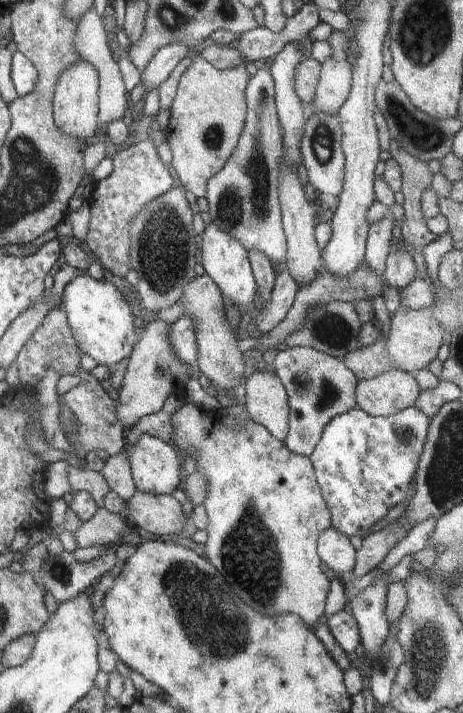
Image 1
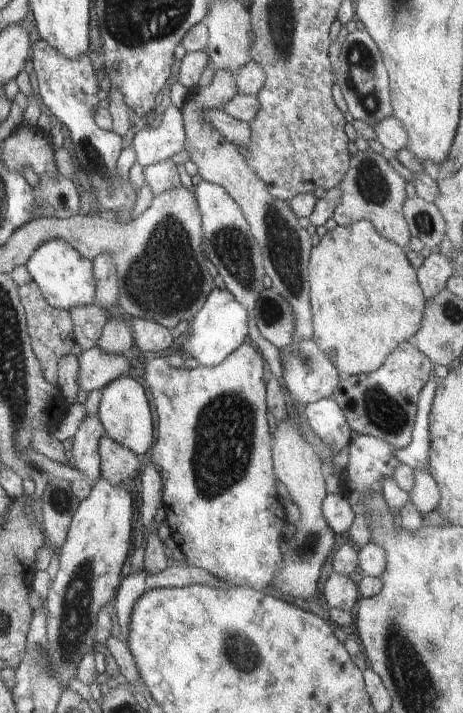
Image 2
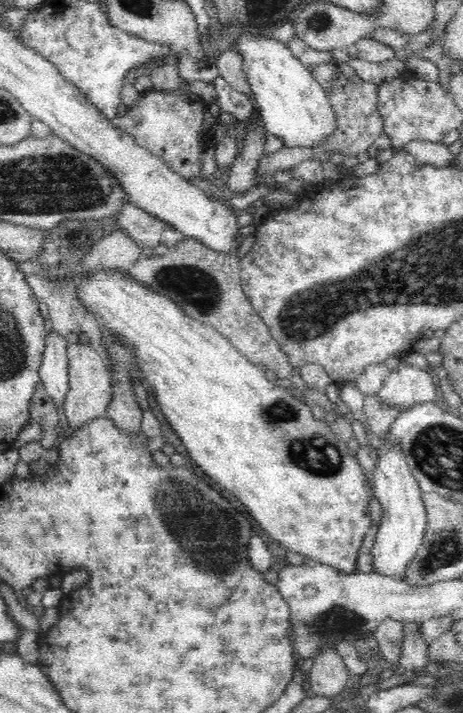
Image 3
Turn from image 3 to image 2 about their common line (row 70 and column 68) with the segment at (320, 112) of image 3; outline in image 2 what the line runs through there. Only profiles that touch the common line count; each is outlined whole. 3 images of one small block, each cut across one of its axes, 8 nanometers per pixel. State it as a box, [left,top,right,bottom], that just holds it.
[25,240,96,311]

